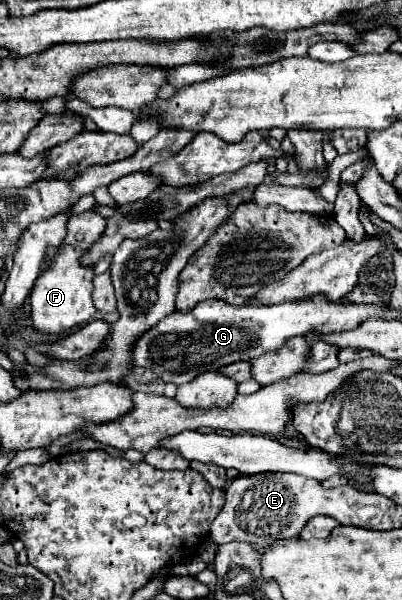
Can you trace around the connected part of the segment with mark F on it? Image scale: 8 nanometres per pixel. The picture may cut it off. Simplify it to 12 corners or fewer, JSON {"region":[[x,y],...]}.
{"region":[[59,247],[31,291],[31,321],[65,335],[95,315],[85,251]]}

